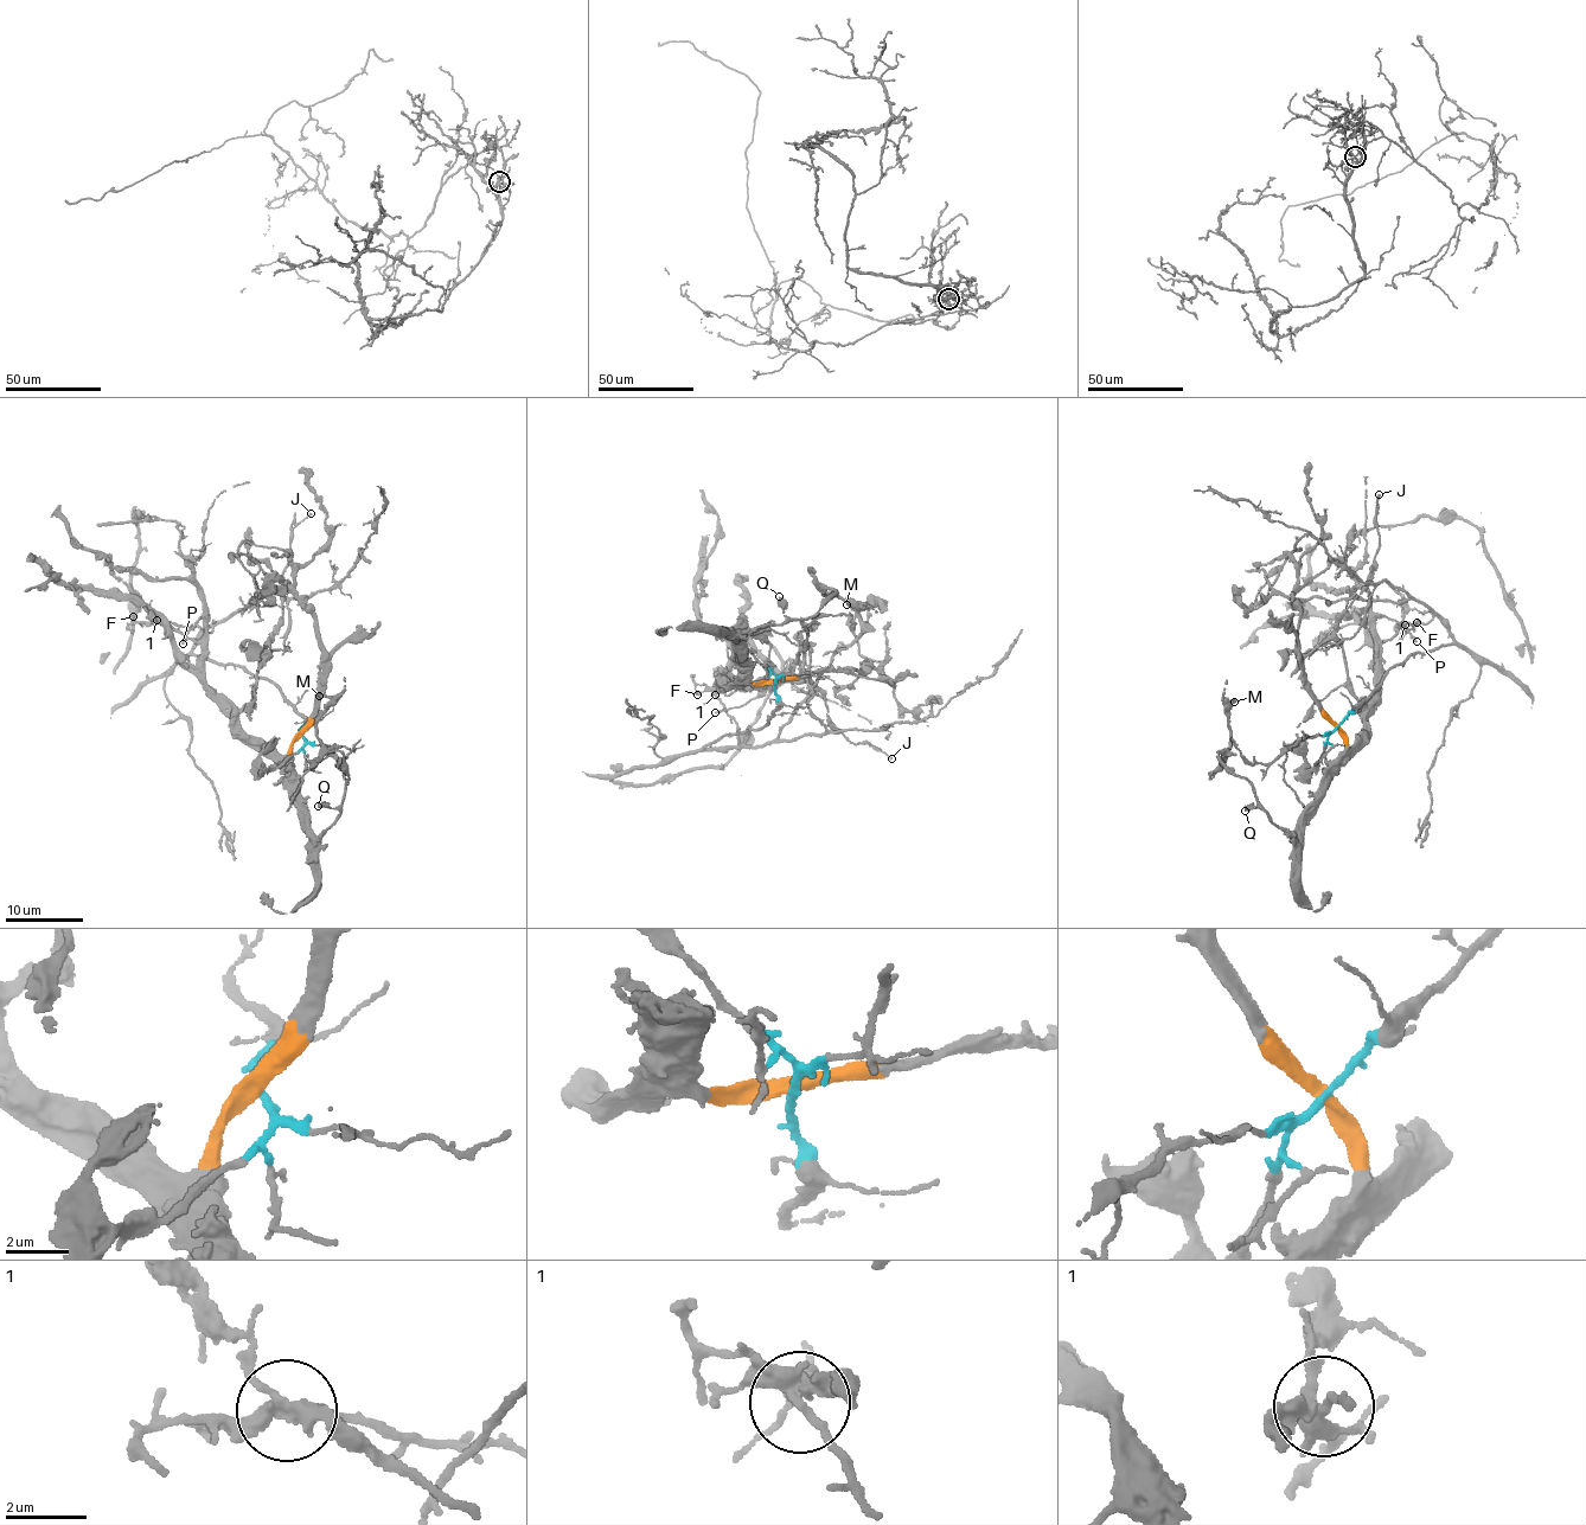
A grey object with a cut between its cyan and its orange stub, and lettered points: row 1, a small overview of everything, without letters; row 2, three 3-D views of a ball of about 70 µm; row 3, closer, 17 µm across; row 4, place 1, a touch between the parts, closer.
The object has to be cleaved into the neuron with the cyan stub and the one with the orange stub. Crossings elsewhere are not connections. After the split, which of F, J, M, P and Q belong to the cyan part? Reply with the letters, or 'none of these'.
F

